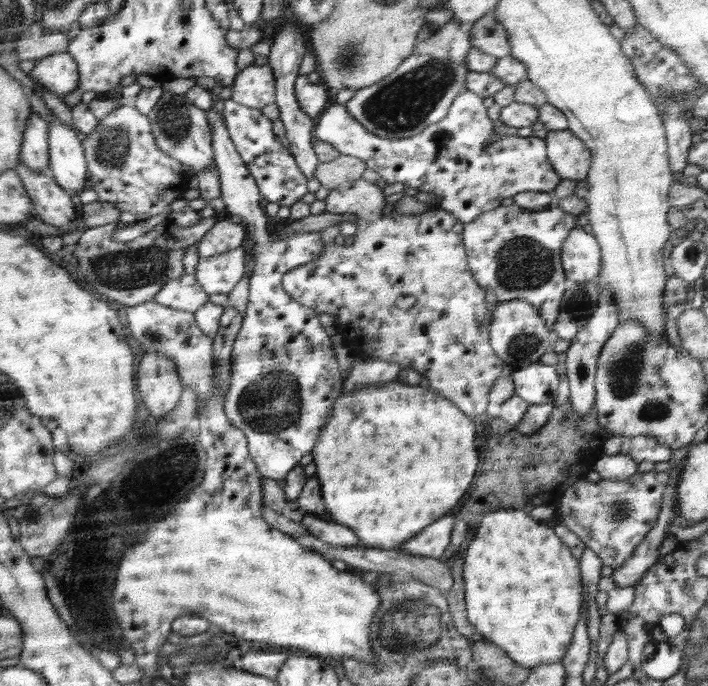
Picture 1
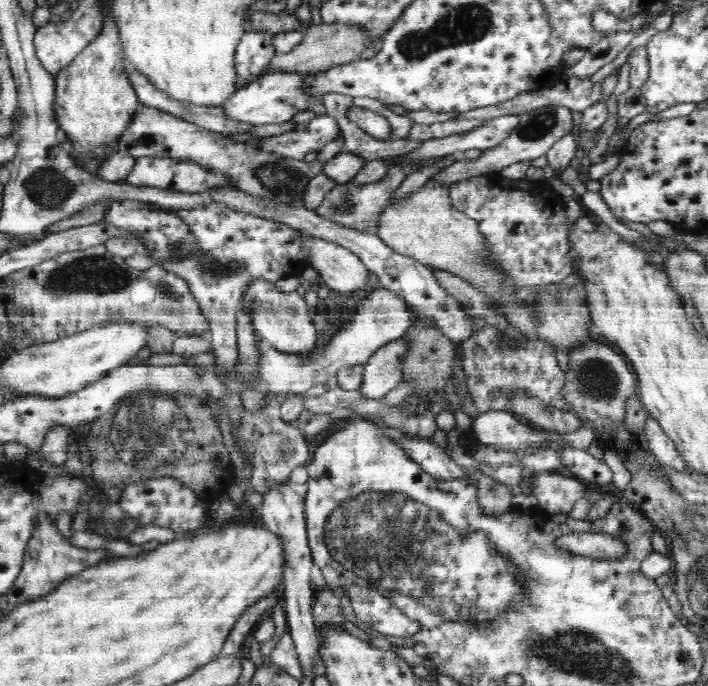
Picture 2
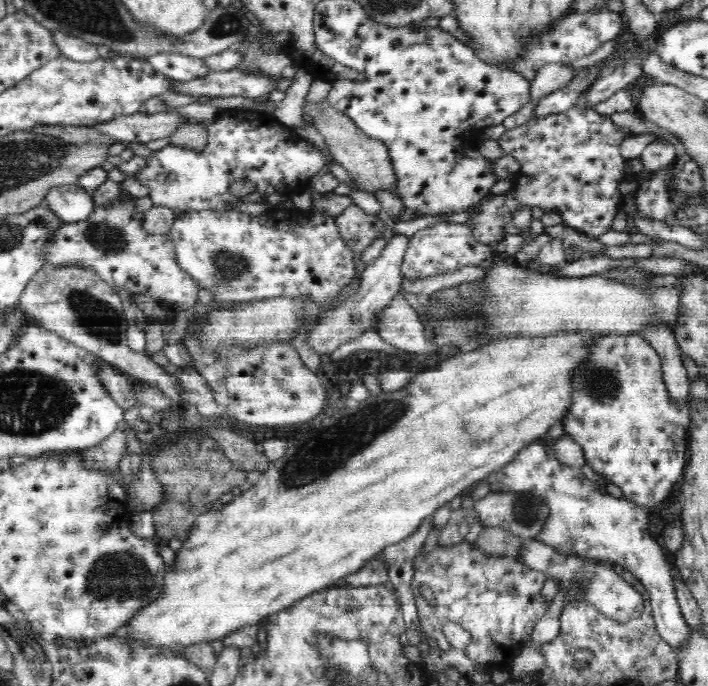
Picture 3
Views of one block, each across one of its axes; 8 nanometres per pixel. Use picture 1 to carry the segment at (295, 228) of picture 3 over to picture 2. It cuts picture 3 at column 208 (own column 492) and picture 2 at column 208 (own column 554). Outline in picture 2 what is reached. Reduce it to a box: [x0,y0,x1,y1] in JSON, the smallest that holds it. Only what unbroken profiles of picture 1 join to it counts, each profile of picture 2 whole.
[144,201,310,369]

